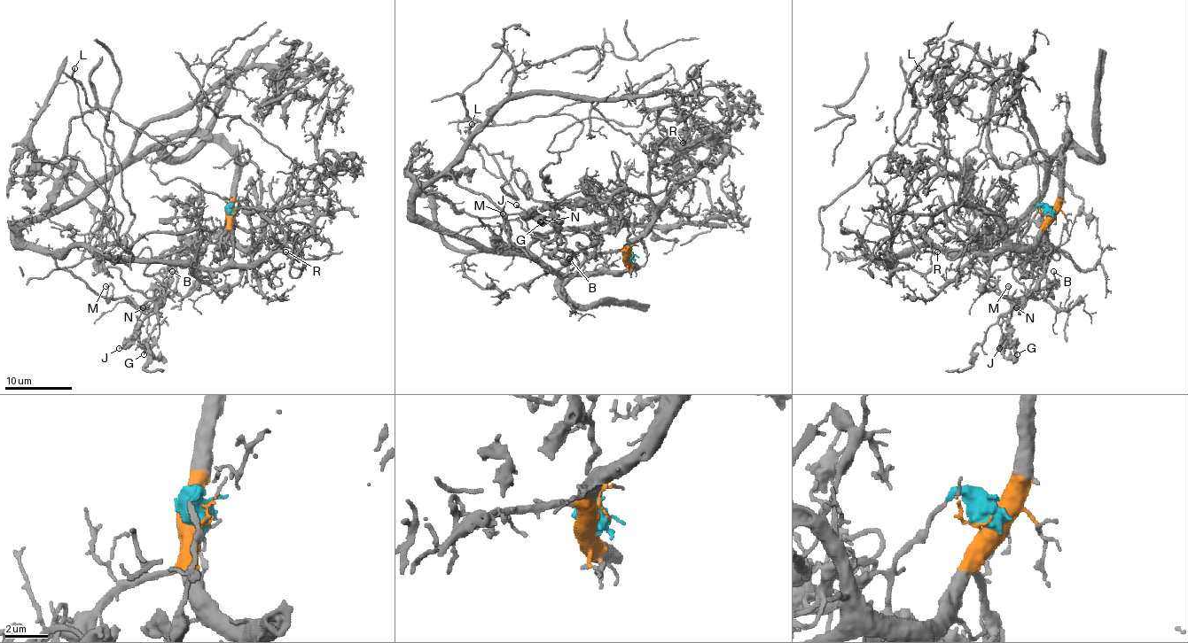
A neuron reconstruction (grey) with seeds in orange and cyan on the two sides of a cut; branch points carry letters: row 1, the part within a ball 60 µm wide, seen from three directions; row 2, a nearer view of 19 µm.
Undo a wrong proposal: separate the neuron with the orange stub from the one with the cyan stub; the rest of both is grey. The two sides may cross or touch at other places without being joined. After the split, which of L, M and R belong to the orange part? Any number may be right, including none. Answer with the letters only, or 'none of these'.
M, R

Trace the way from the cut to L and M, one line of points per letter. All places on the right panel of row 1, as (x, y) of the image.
L: (1050, 213), (1031, 213), (1009, 258), (985, 242), (996, 259), (949, 220), (941, 87), (918, 68)
M: (1050, 213), (1068, 135), (1050, 158), (1046, 187), (1002, 237), (968, 258), (1000, 295), (1007, 286)

